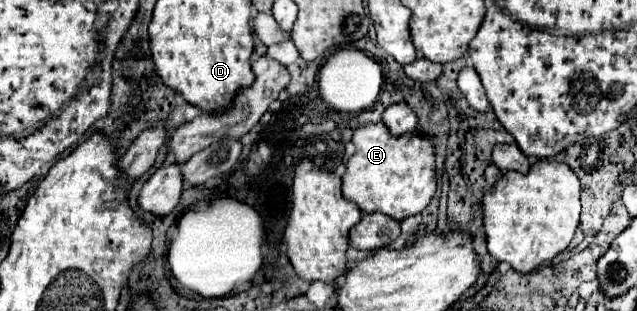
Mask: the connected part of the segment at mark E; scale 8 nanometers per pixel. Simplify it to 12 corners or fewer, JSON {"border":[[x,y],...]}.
{"border":[[360,126],[342,194],[362,212],[420,214],[436,192],[420,132]]}

